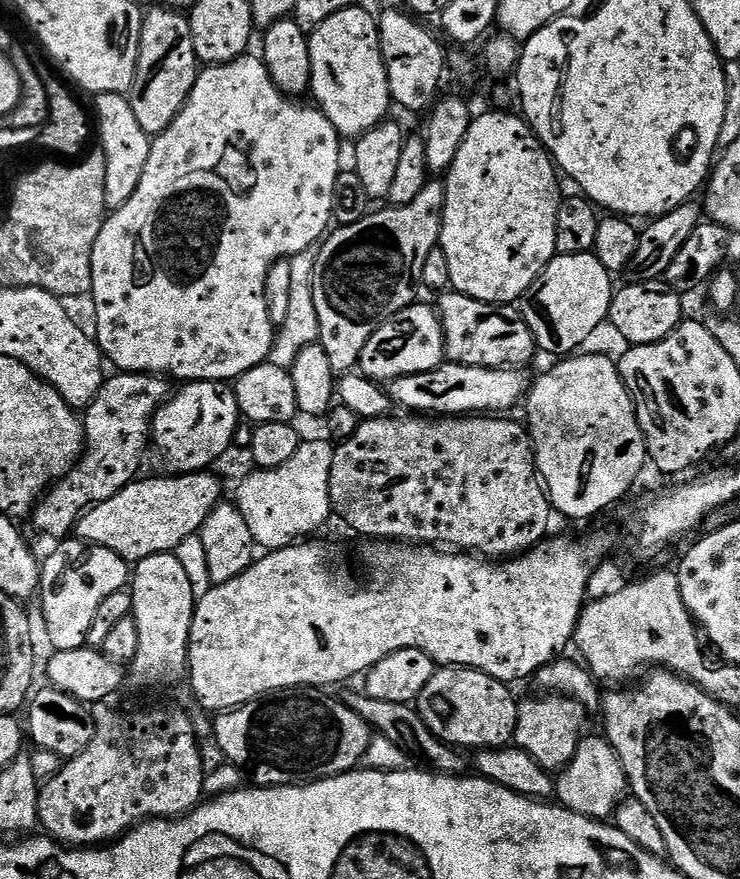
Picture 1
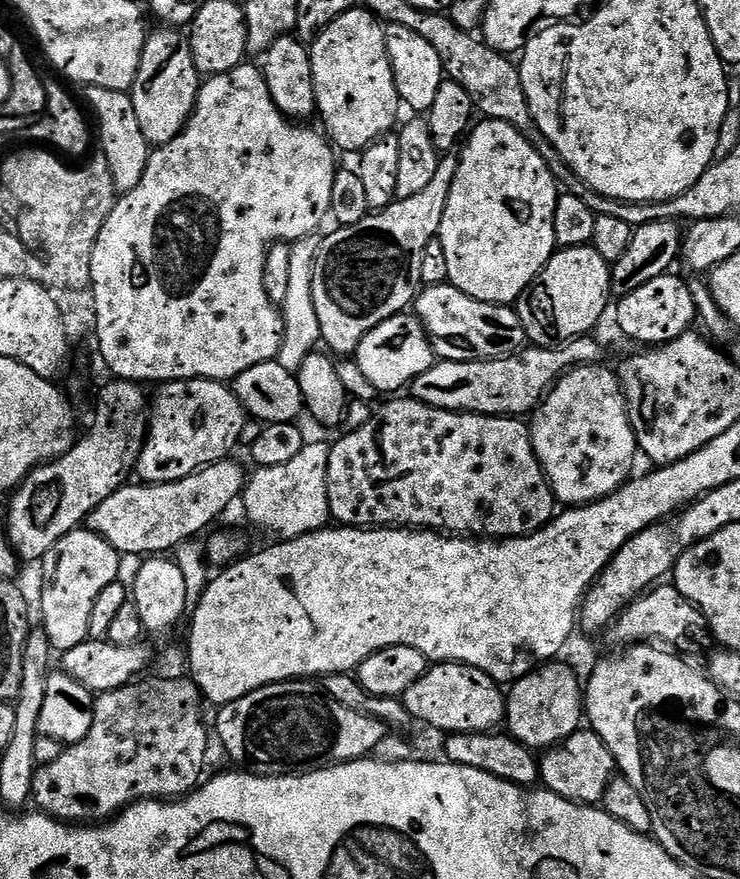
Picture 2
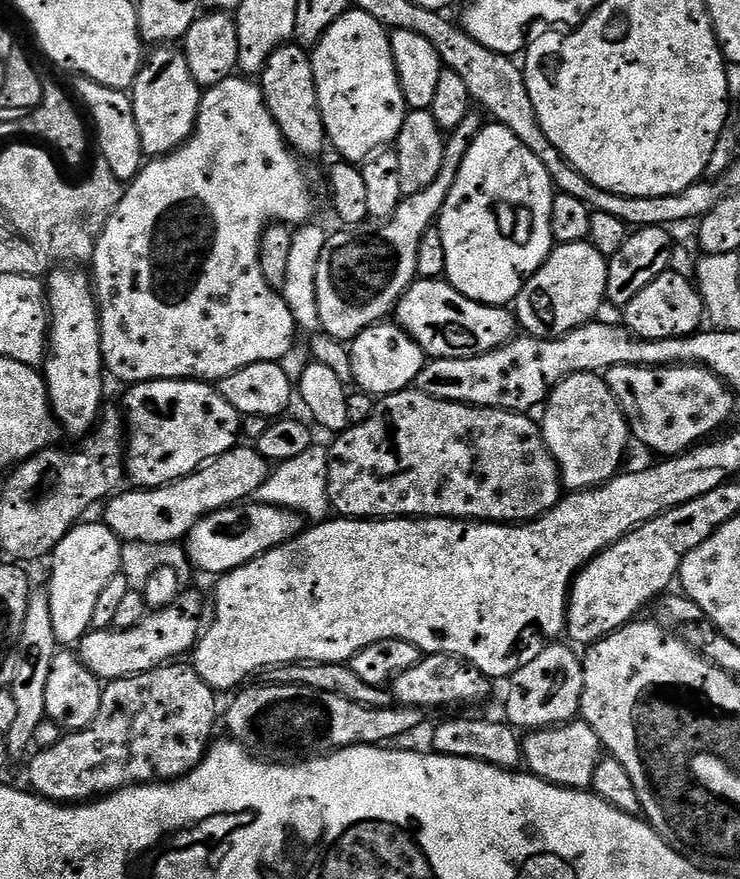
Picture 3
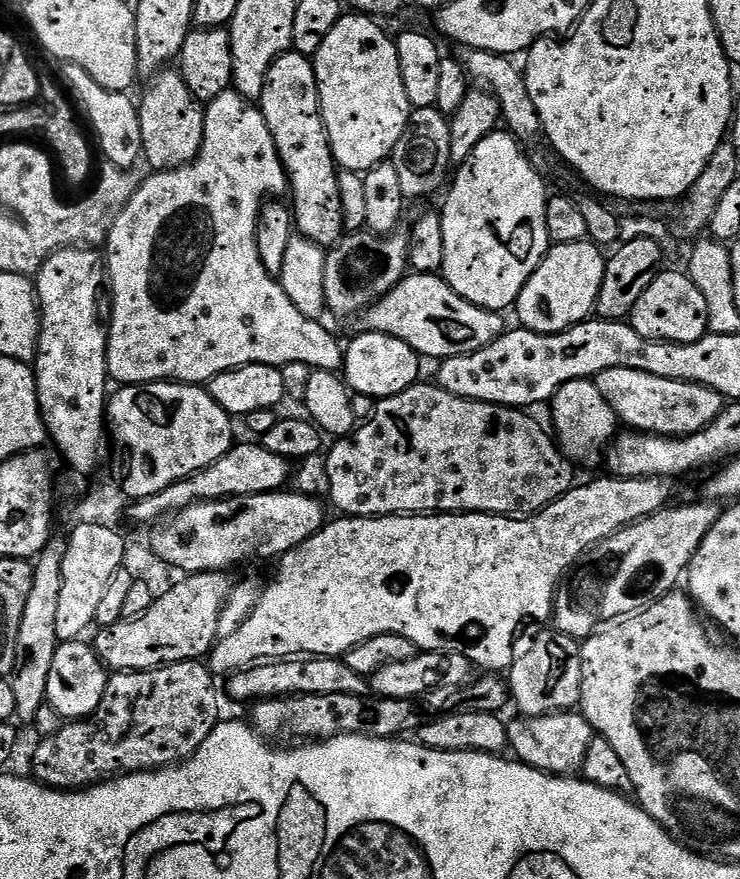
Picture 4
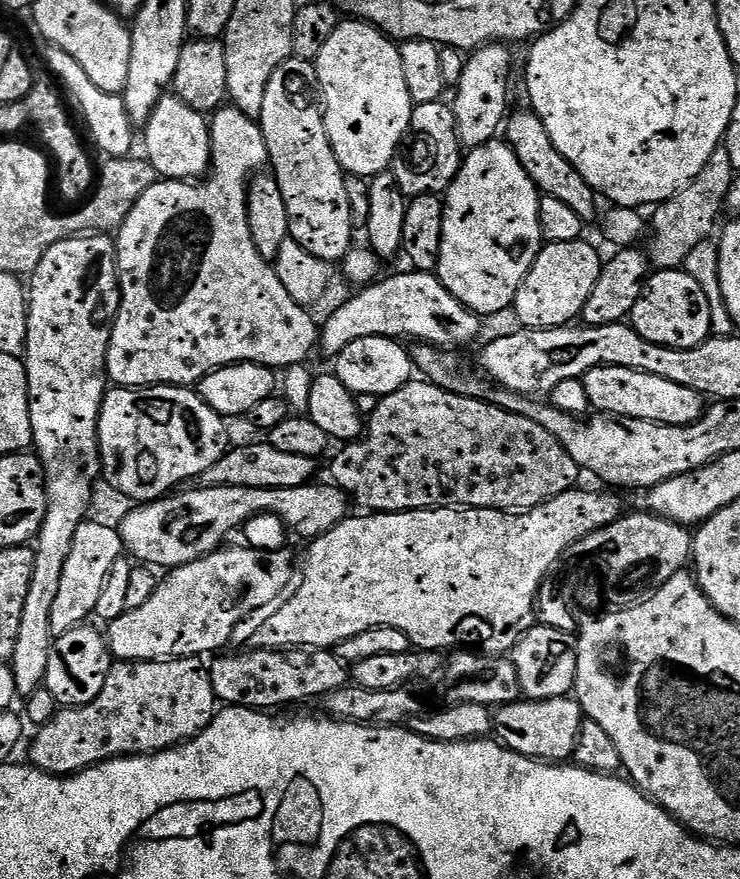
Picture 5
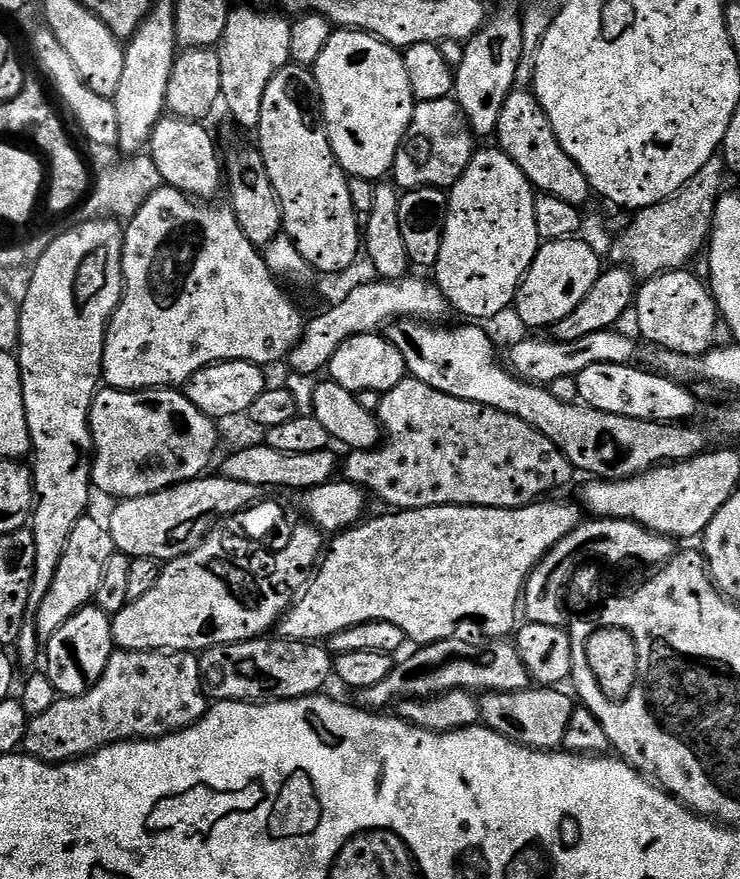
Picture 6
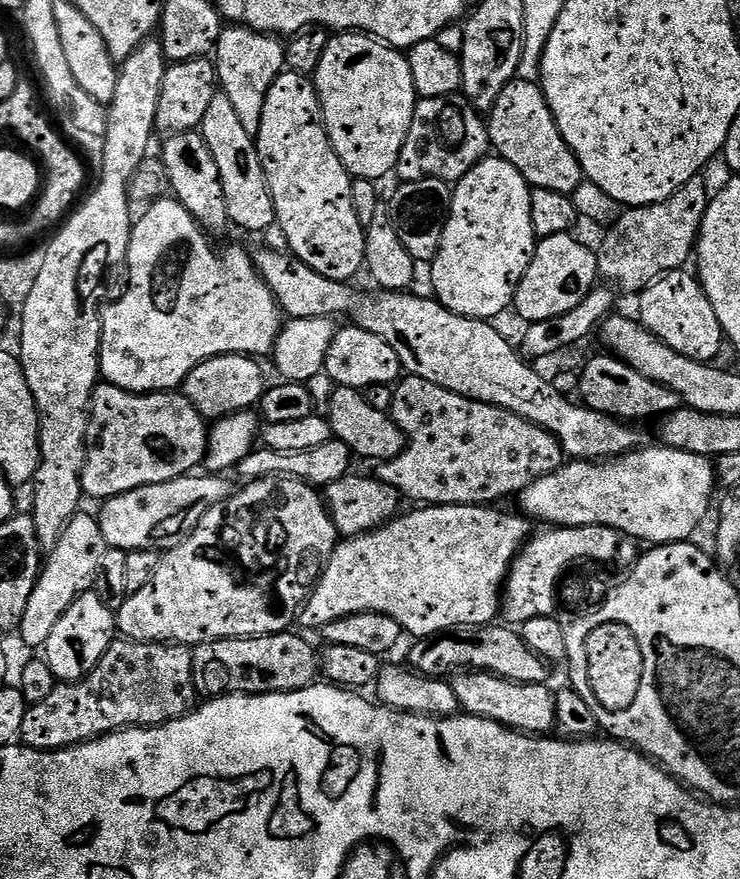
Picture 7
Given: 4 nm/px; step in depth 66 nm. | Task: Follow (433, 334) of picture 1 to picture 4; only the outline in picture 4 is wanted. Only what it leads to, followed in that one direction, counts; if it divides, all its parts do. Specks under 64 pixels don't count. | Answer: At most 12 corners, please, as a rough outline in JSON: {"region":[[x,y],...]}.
{"region":[[360,332],[343,379],[358,396],[393,396],[421,379],[406,342]]}

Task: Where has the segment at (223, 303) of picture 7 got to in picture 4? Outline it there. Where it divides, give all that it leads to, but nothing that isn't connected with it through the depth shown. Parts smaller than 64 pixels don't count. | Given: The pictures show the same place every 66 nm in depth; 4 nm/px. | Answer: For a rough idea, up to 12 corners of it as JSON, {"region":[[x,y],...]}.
{"region":[[207,101],[106,241],[108,374],[339,373],[262,266],[270,126]]}

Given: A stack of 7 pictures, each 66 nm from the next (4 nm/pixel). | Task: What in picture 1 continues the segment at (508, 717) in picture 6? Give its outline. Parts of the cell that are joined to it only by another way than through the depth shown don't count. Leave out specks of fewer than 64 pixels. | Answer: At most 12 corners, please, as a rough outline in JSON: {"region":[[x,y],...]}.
{"region":[[585,735],[555,777],[555,799],[607,821],[629,791],[618,754]]}

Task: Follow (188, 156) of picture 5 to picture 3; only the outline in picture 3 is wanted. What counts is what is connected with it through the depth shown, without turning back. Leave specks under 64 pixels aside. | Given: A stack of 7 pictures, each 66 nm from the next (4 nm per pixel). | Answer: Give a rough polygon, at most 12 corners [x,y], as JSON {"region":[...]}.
{"region":[[160,46],[130,95],[145,157],[192,136],[202,90],[183,51]]}

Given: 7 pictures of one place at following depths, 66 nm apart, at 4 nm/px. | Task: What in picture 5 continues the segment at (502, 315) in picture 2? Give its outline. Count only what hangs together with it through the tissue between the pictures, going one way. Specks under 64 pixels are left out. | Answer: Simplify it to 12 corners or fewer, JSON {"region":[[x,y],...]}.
{"region":[[431,272],[385,275],[319,329],[335,358],[371,336],[461,350],[481,317]]}

